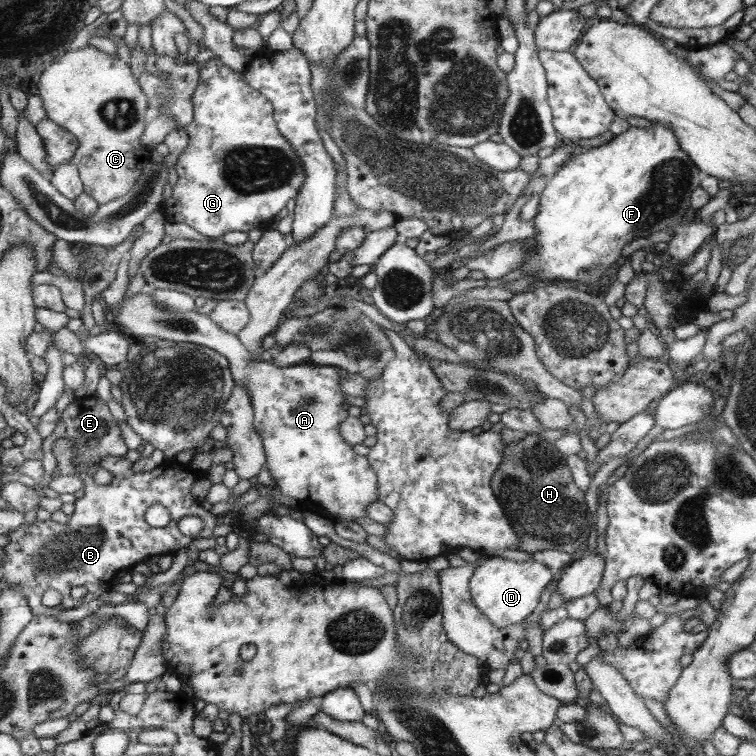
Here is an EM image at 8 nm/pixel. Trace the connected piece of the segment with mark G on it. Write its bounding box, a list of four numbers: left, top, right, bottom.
[161,57,307,238]

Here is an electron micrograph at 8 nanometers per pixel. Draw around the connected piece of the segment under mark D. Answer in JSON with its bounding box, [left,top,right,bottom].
[470,555,552,627]

